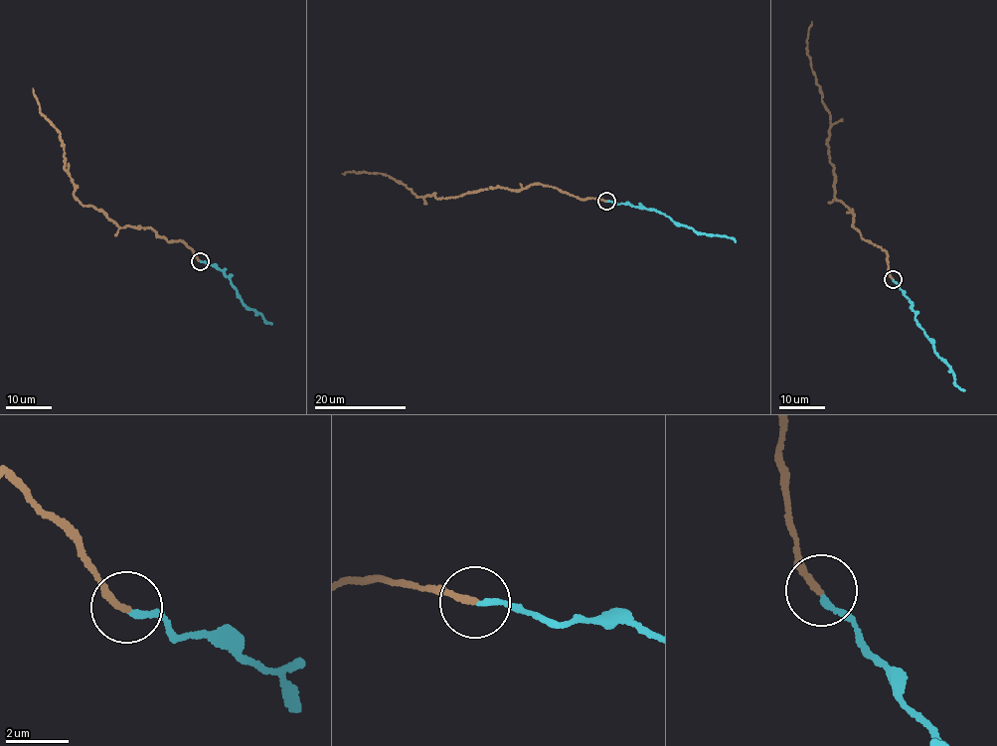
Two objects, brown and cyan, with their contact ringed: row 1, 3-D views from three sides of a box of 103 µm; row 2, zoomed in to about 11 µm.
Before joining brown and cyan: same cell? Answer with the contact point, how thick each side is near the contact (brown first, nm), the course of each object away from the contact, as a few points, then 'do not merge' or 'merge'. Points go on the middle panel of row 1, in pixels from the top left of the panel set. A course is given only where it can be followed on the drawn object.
at (606, 201); 200 nm thick on the brown side, 180 nm on the other; brown runs (607, 202), (580, 199), (534, 183), (515, 190), (494, 187), (447, 198), (417, 196), (387, 175), (342, 173); cyan runs (607, 202), (660, 212), (698, 233), (726, 236), (736, 241); merge

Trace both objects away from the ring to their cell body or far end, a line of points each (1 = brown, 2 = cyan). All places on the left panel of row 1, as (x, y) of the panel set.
1: (200, 261), (184, 242), (144, 227), (120, 227), (81, 203), (65, 168), (60, 131), (40, 112), (33, 88)
2: (200, 261), (222, 270), (241, 301), (271, 323)

